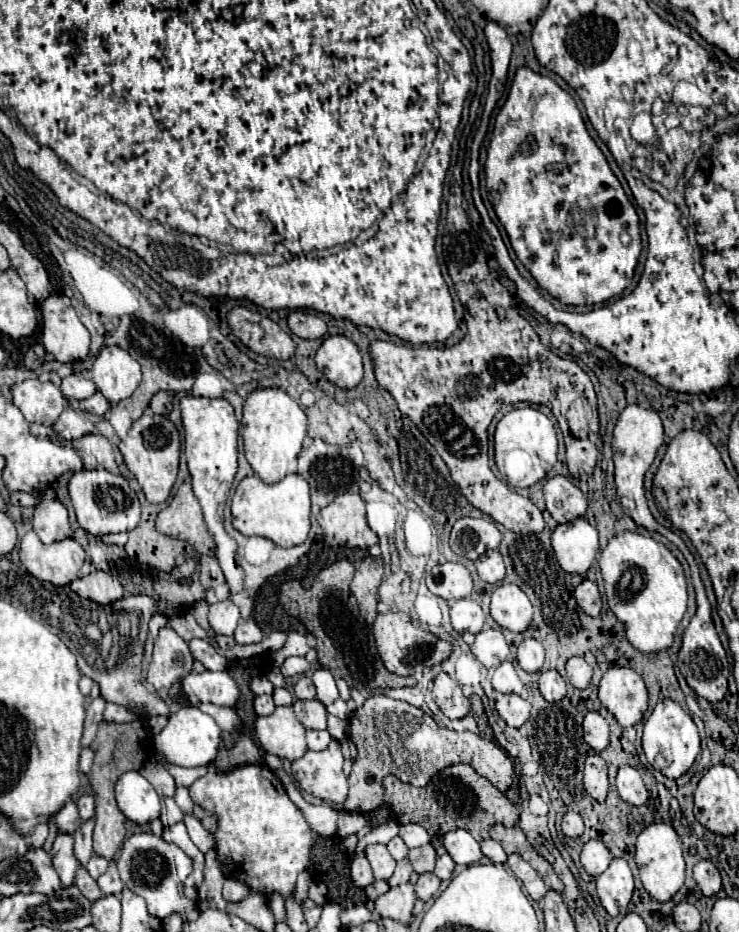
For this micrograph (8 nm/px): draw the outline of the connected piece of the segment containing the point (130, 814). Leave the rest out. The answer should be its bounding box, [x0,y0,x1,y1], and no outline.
[116,771,160,825]

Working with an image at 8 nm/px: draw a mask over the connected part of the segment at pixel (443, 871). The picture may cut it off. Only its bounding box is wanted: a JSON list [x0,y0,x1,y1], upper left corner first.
[434,851,456,879]

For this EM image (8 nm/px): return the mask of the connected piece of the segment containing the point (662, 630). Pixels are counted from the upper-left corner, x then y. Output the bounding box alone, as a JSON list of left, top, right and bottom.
[598,531,686,653]

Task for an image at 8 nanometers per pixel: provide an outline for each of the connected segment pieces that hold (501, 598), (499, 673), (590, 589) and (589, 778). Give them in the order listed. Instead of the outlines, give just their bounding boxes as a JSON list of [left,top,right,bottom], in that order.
[[490,583,532,633],[492,661,524,693],[574,581,602,617],[584,755,608,801]]

